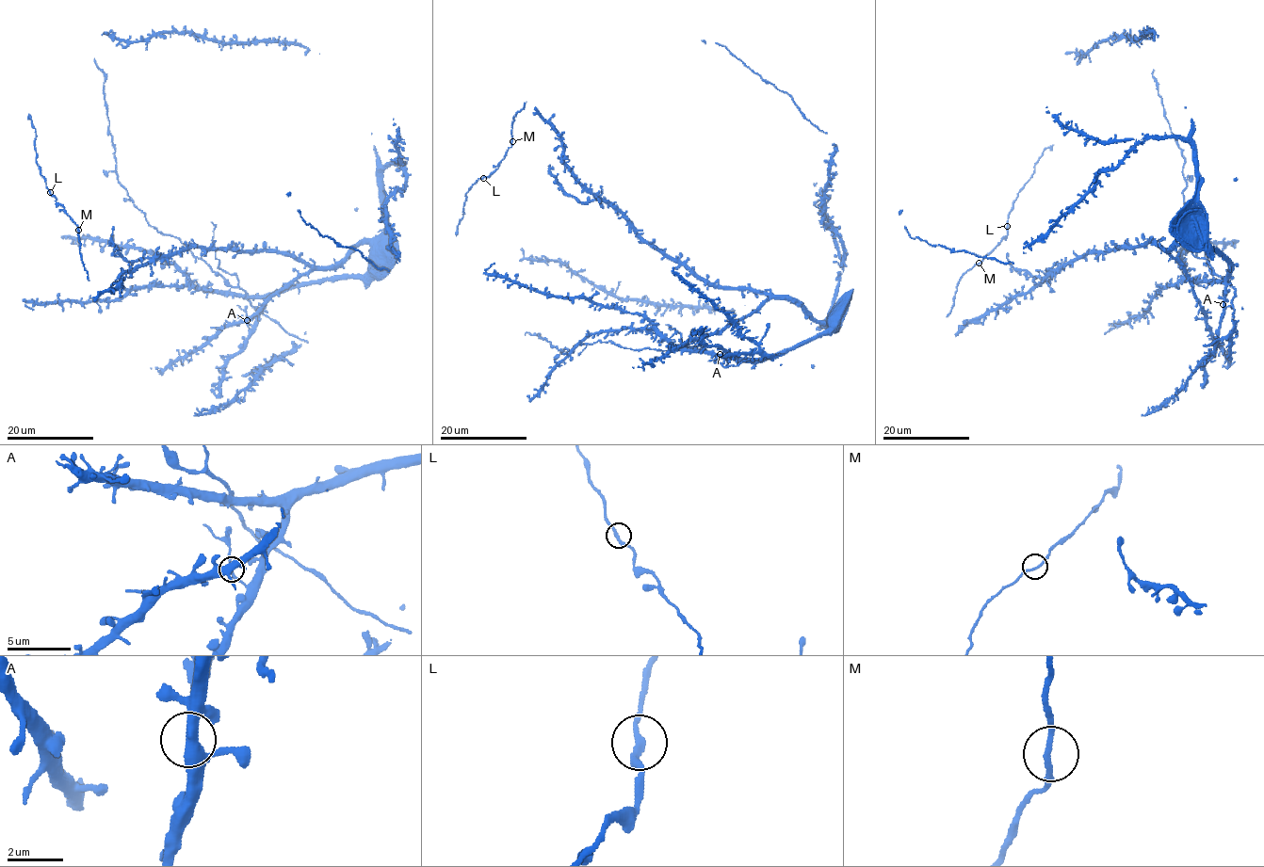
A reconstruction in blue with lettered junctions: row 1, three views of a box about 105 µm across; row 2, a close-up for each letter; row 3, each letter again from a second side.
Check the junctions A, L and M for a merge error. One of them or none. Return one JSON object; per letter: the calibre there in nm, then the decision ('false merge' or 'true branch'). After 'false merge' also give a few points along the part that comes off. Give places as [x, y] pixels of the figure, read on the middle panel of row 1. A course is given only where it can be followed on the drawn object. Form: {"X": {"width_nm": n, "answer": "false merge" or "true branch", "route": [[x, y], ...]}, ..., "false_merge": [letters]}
{"A": {"width_nm": 190, "answer": "false merge", "route": [[720, 354], [708, 361]]}, "L": {"width_nm": 240, "answer": "true branch"}, "M": {"width_nm": 190, "answer": "true branch"}, "false_merge": ["A"]}

